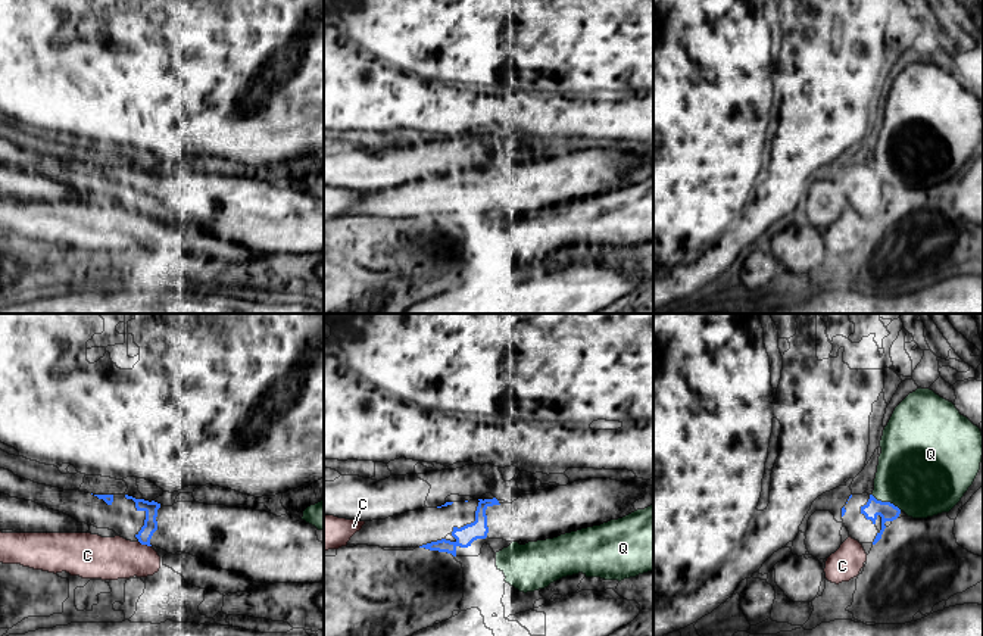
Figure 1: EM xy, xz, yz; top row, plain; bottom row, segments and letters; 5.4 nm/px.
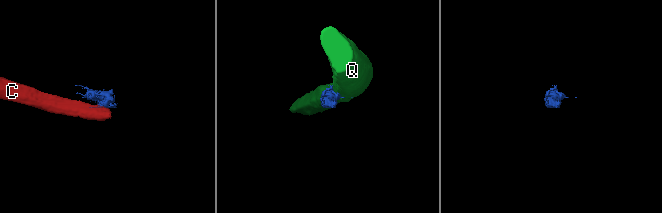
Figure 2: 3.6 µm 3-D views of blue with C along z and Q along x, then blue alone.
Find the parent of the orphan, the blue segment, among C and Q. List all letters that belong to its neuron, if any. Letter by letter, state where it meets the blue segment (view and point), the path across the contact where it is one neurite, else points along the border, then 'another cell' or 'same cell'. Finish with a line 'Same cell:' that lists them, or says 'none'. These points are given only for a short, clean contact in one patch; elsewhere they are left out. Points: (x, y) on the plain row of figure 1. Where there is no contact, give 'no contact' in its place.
C: contact xy (144, 214); another cell
Q: contact yz (886, 172); another cell
Same cell: none

